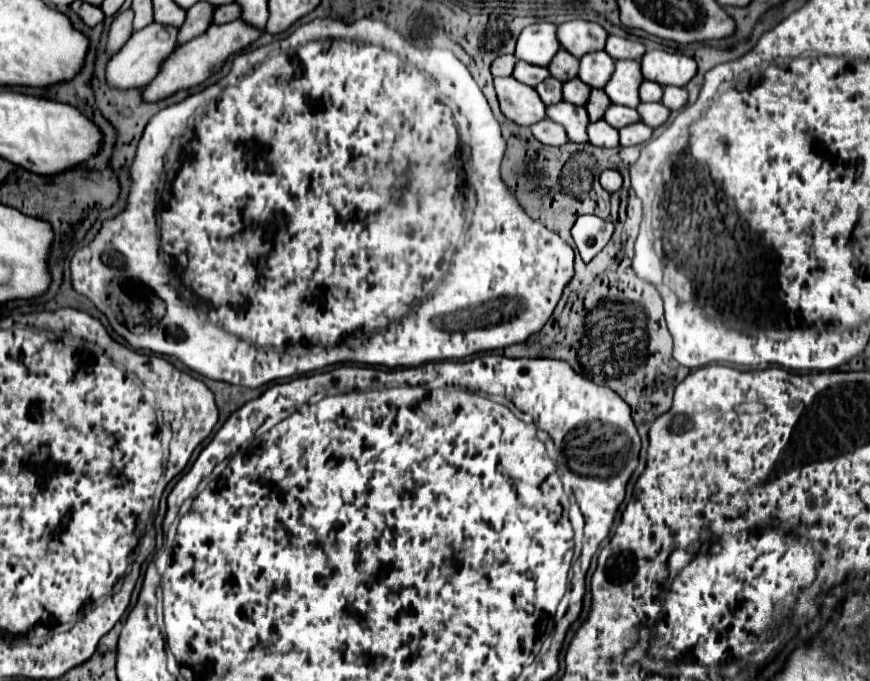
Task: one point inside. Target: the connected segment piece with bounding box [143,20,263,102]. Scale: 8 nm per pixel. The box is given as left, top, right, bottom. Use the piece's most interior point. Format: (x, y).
(192, 63)

